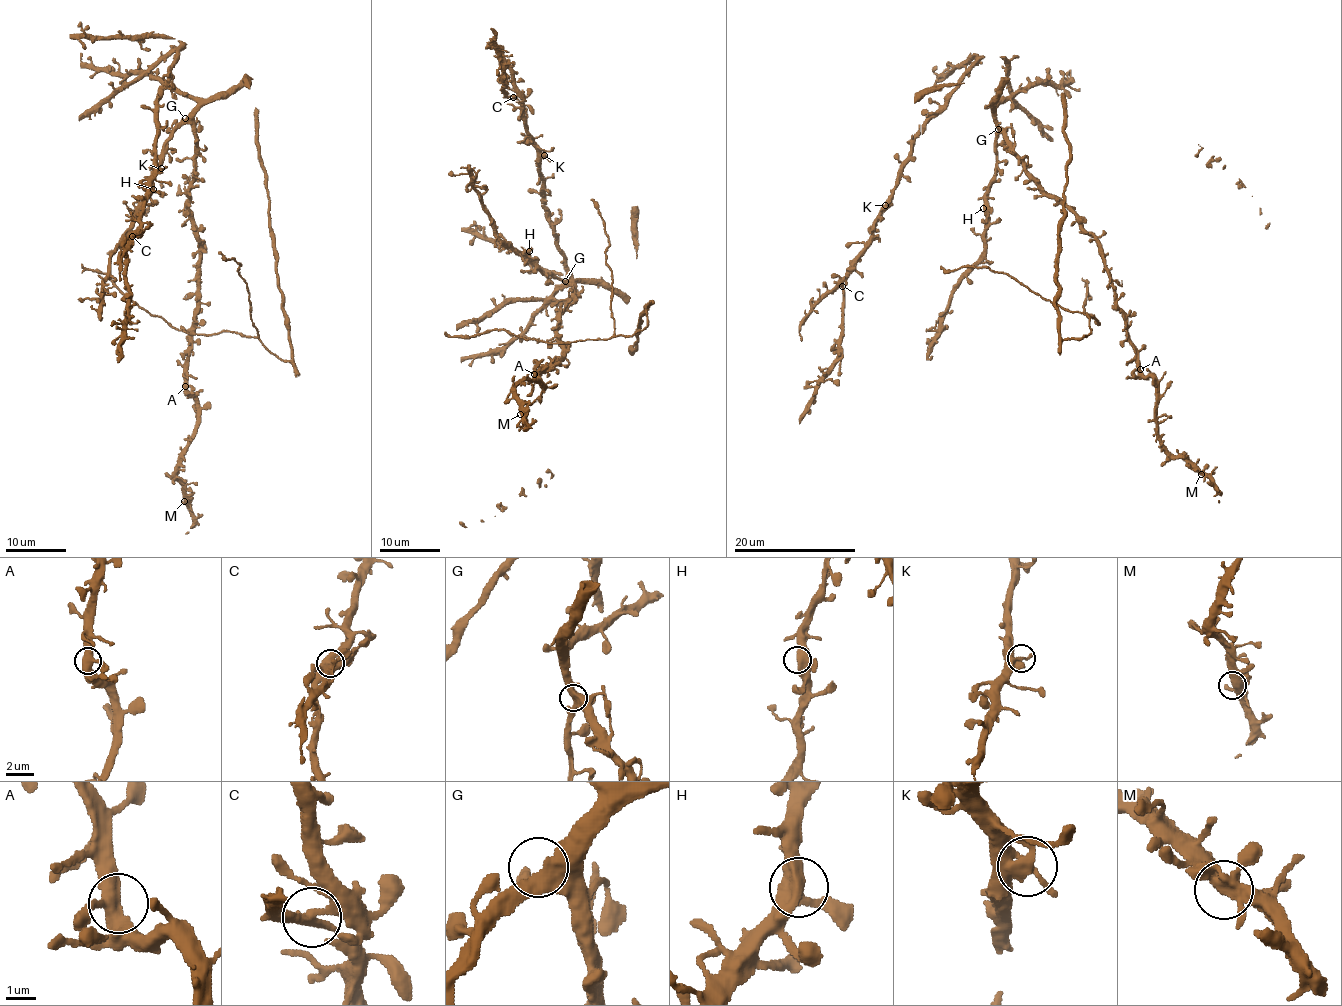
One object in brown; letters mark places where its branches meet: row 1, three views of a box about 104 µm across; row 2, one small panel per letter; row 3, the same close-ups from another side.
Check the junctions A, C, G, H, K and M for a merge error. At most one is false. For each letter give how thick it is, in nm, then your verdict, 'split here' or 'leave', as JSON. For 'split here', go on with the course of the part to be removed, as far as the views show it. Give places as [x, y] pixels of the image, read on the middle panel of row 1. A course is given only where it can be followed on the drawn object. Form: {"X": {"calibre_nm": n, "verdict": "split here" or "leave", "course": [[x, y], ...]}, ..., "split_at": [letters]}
{"A": {"calibre_nm": 500, "verdict": "leave"}, "C": {"calibre_nm": 360, "verdict": "split here", "course": [[513, 96], [516, 85], [514, 71], [507, 64], [501, 45], [499, 46]]}, "G": {"calibre_nm": 400, "verdict": "leave"}, "H": {"calibre_nm": 420, "verdict": "leave"}, "K": {"calibre_nm": 360, "verdict": "leave"}, "M": {"calibre_nm": 400, "verdict": "leave"}, "split_at": ["C"]}

